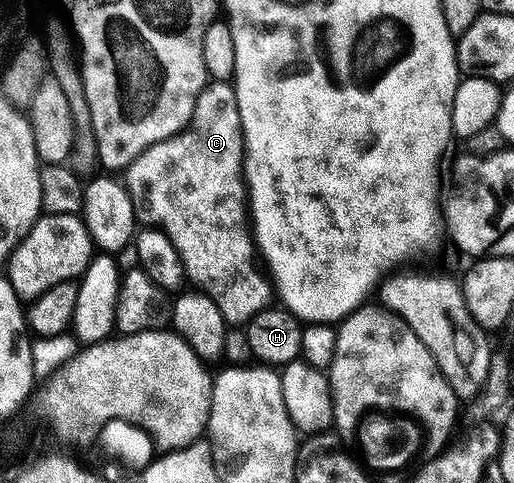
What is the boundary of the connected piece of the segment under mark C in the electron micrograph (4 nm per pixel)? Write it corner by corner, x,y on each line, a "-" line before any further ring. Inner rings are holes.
210,80
202,89
200,98
196,98
196,110
190,123
172,138
150,146
130,164
124,170
124,183
132,198
135,221
142,226
157,228
172,246
176,246
176,254
180,254
184,262
187,281
216,302
227,325
244,326
256,314
271,307
272,281
260,267
250,222
240,106
236,102
233,83

